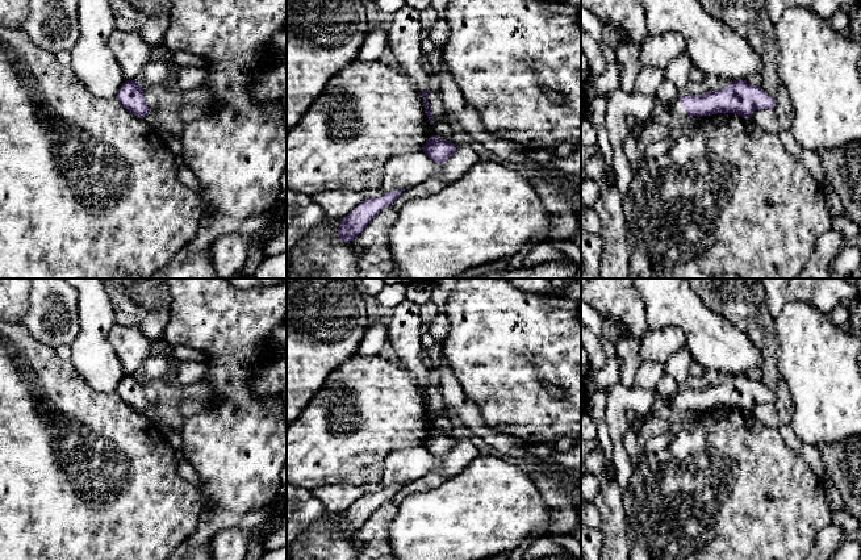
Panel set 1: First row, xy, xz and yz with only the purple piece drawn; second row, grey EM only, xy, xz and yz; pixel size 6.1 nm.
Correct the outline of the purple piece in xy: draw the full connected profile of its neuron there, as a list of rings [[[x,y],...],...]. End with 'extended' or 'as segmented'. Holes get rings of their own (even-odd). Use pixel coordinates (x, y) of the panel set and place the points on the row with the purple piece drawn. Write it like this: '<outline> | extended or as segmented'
[[[126,80],[117,92],[117,99],[131,114],[143,118],[149,106],[143,97],[143,89],[135,80]]] | as segmented

